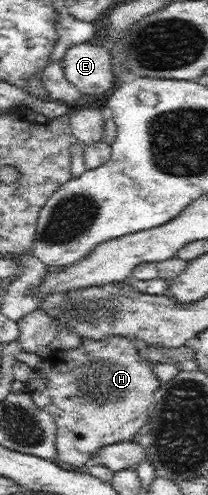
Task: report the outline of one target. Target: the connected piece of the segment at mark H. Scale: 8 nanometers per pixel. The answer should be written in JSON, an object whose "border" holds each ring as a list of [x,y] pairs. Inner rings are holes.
{"border":[[[121,336],[107,337],[103,341],[85,337],[77,348],[52,350],[49,356],[33,369],[25,382],[26,391],[57,424],[56,459],[61,463],[83,470],[91,463],[99,449],[117,442],[133,440],[139,429],[147,423],[149,408],[153,406],[153,393],[161,382],[152,372],[152,364],[144,358],[143,352],[134,341]]]}

